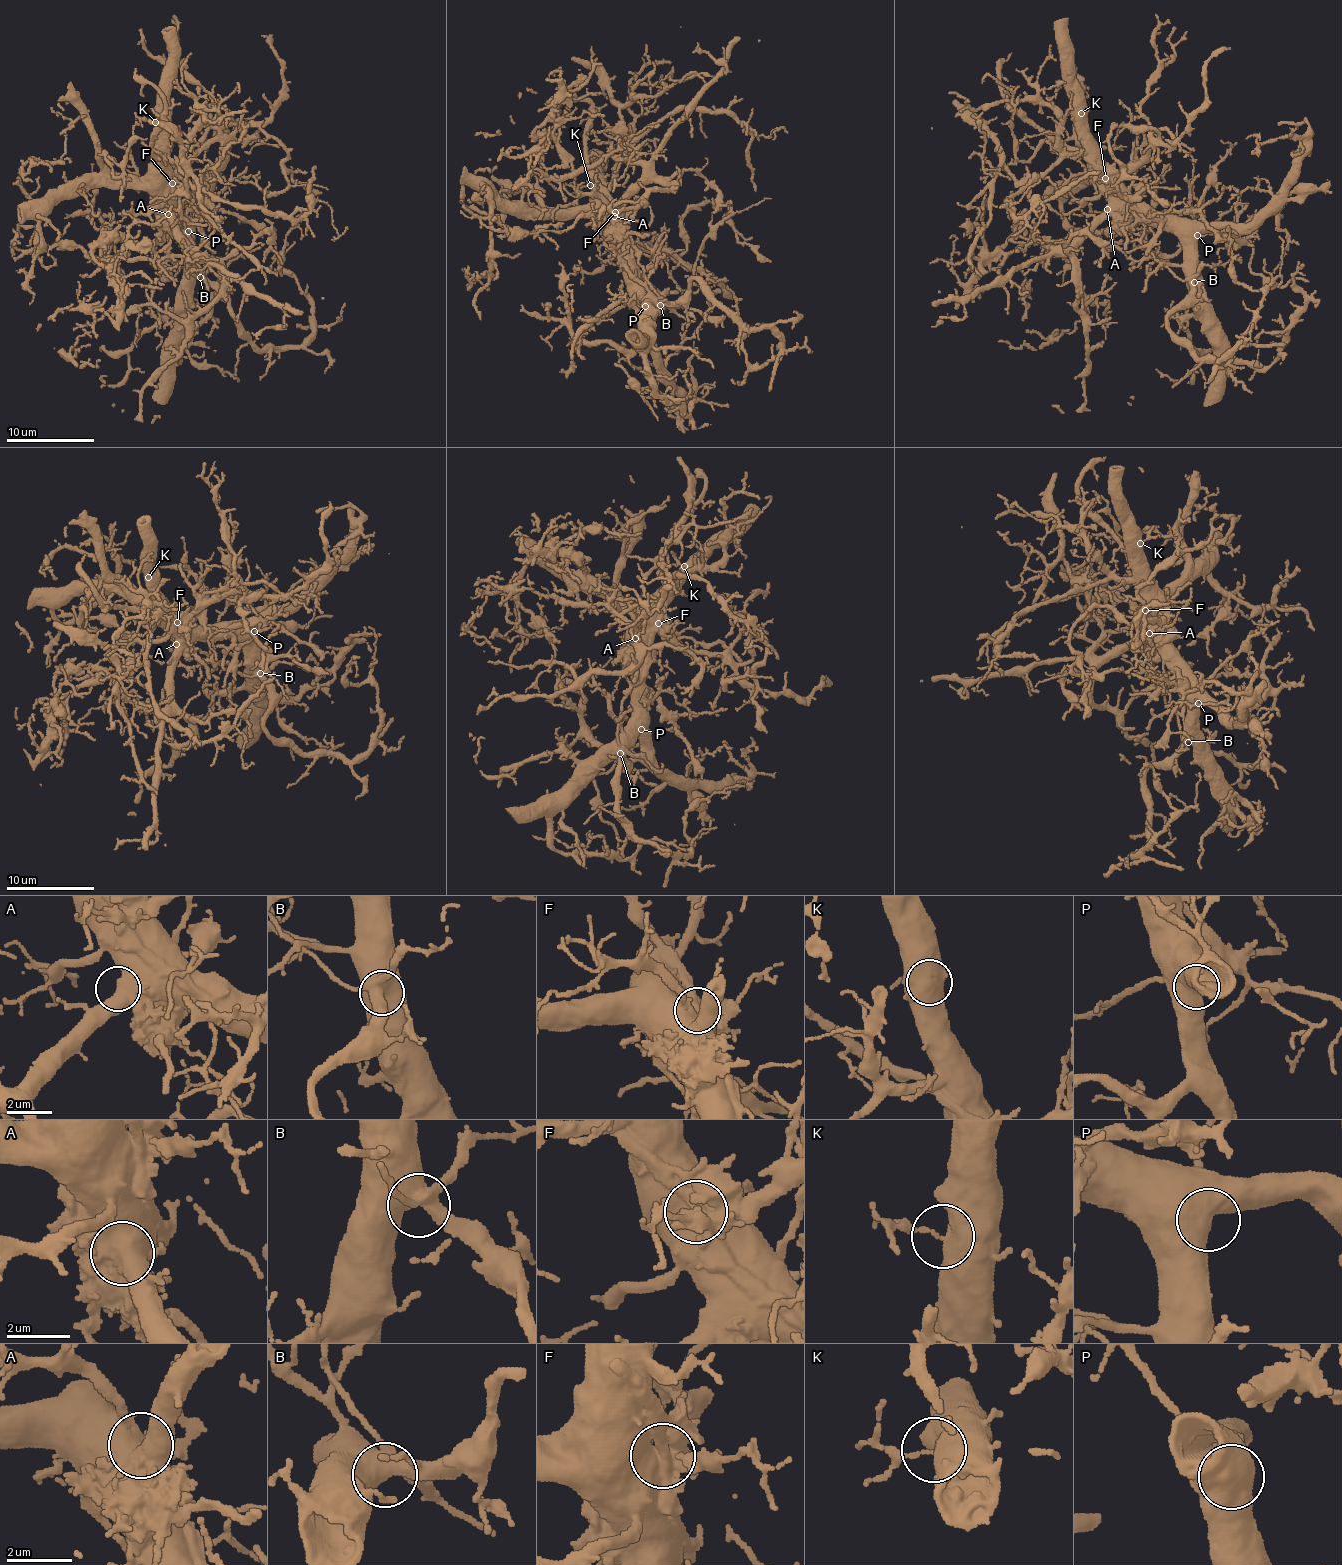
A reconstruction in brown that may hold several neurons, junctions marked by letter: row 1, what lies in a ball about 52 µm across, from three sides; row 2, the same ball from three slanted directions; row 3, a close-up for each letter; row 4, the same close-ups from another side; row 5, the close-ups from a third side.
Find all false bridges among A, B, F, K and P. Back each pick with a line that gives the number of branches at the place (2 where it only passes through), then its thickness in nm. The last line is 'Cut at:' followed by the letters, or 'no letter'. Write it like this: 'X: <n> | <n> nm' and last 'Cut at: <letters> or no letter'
F: 1 | 1000 nm
Cut at: F

